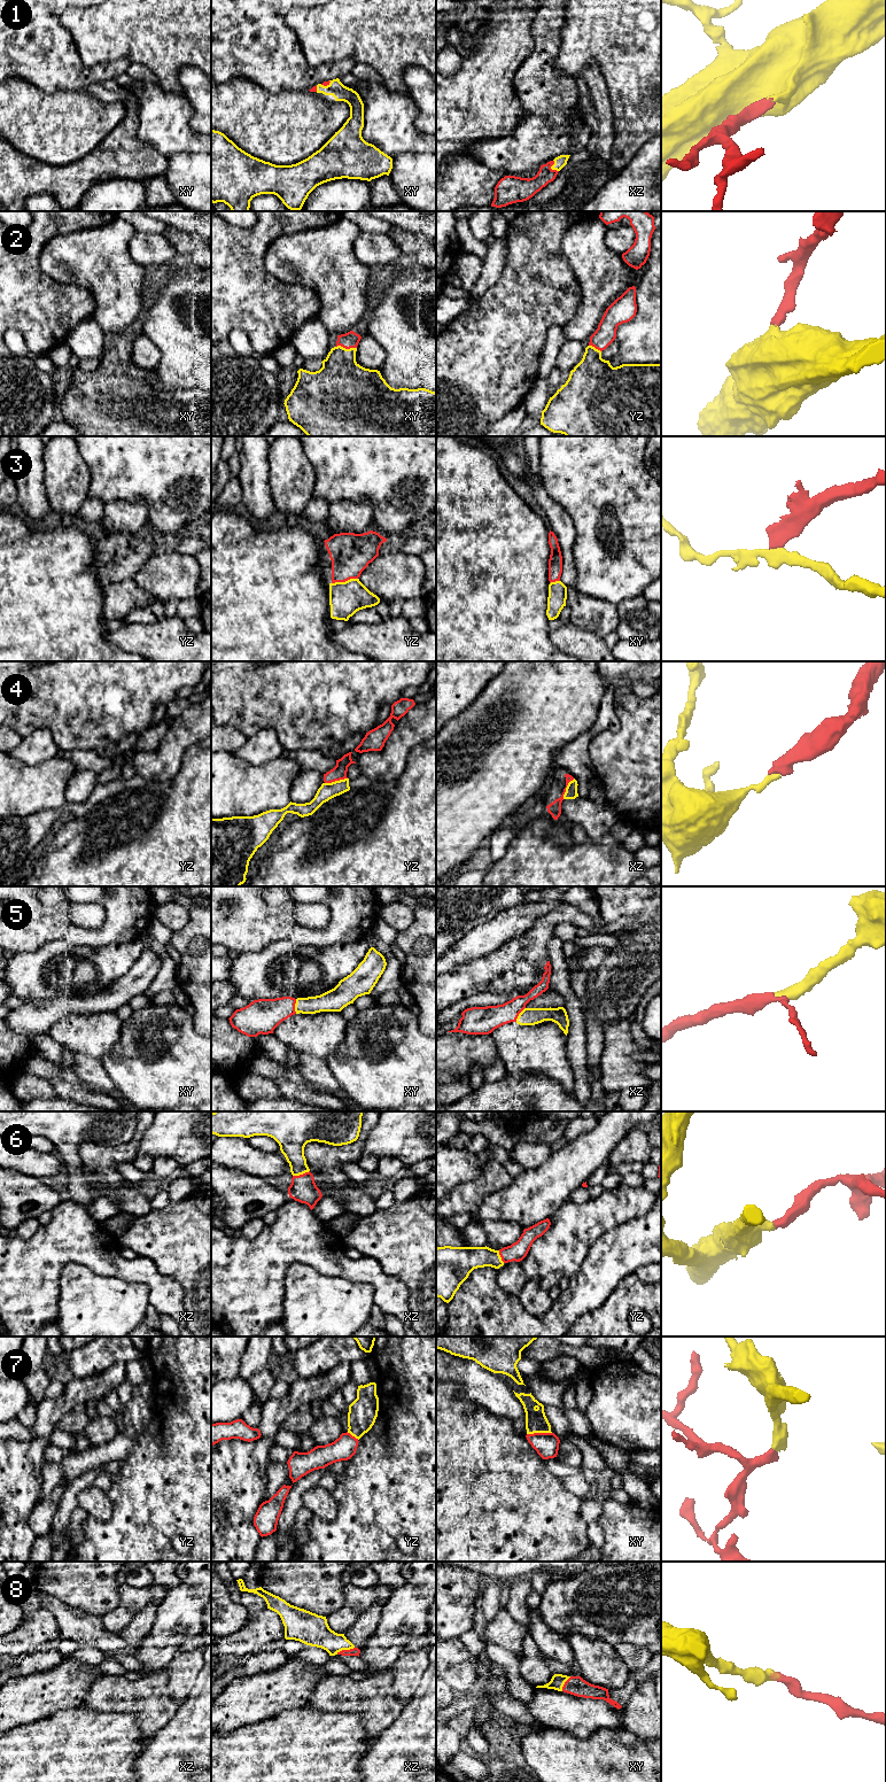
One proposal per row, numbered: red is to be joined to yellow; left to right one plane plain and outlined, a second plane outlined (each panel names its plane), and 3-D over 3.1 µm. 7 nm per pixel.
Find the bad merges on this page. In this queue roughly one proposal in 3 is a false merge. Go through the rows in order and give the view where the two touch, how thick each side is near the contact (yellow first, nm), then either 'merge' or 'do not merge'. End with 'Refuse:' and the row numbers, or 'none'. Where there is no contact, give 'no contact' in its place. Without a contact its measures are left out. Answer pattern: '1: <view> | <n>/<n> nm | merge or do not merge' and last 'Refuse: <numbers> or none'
1: xz | 80/160 nm | merge
2: xy | 360/110 nm | merge
3: yz | 240/280 nm | do not merge
4: yz | 120/100 nm | do not merge
5: xy | 140/240 nm | merge
6: xz | 200/190 nm | merge
7: xy | 160/170 nm | merge
8: xz | 200/60 nm | merge
Refuse: 3, 4

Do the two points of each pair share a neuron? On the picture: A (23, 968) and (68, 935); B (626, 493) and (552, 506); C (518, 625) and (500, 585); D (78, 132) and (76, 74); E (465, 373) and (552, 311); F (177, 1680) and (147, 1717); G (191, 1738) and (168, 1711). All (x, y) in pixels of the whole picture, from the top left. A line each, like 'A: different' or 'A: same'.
A: different
B: different
C: same
D: different
E: same
F: different
G: different

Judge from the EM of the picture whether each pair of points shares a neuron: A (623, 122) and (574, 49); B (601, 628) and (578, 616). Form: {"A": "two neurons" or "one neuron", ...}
{"A": "one neuron", "B": "one neuron"}

